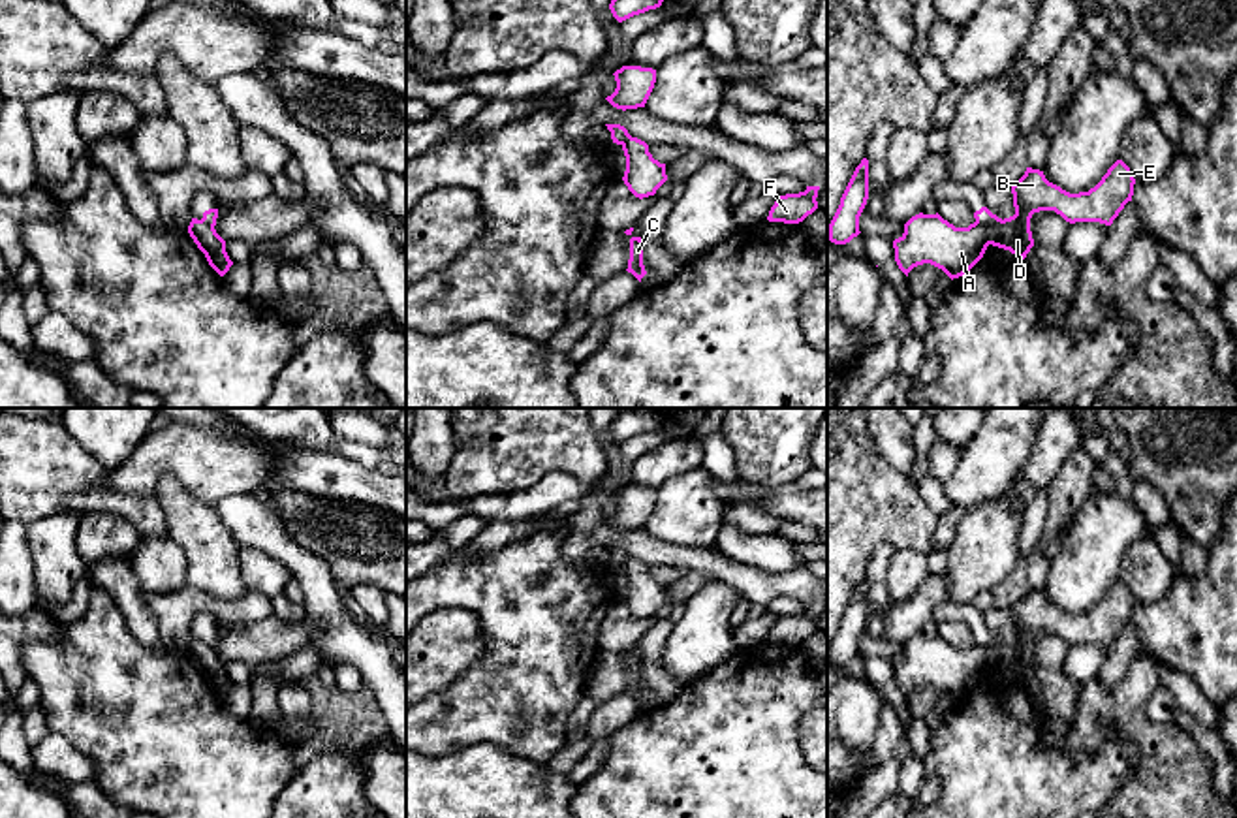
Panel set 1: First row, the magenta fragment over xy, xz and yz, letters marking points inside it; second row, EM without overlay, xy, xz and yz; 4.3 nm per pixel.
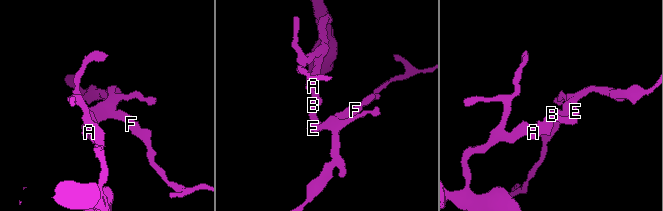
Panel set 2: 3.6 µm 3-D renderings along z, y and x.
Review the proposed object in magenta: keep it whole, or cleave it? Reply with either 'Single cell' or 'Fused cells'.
Fused cells

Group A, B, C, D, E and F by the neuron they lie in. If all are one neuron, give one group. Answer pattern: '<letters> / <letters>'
A / B C D E F

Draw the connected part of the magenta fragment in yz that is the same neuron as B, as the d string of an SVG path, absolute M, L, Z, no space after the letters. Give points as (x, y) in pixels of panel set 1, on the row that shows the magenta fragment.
M1117 160L1102 181L1088 192L1070 194L1049 182L1040 169L1026 167L1025 175L1011 184L1015 214L998 218L987 207L974 212L985 228L989 244L1010 250L1021 260L1034 246L1030 218L1040 211L1055 211L1066 222L1100 222L1111 226L1134 196L1135 179L1130 167Z

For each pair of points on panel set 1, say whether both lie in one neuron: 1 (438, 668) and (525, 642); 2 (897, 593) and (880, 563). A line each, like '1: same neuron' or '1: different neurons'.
1: different neurons
2: different neurons

